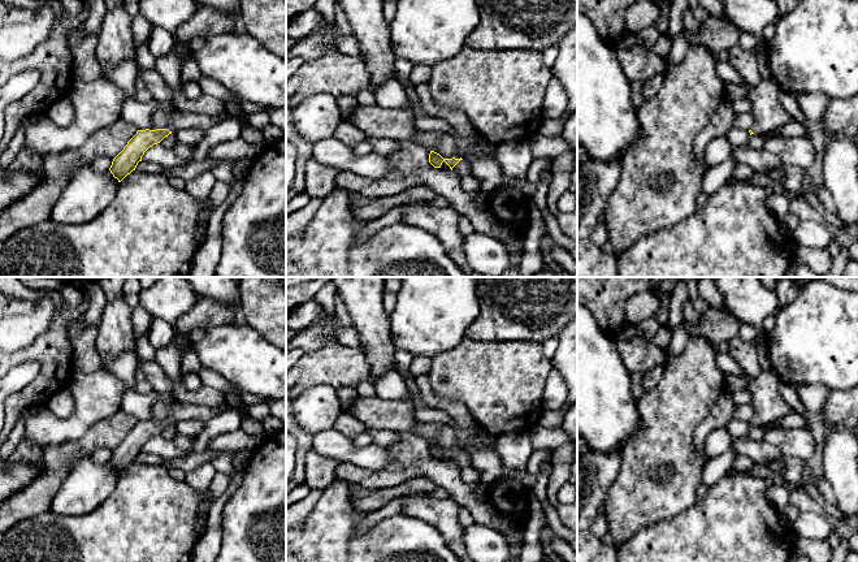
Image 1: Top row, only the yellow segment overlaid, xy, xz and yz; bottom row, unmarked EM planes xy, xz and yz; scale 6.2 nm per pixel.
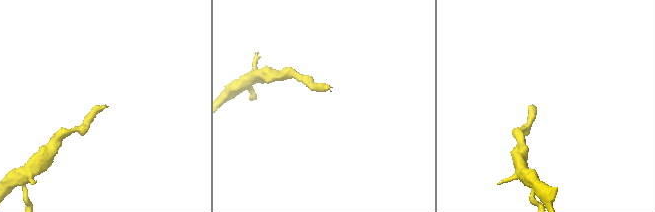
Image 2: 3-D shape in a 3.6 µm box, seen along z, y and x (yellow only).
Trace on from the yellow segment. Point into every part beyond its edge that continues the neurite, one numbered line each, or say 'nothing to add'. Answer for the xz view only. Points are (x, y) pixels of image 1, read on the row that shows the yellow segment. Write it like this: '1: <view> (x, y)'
1: xz (463, 169)

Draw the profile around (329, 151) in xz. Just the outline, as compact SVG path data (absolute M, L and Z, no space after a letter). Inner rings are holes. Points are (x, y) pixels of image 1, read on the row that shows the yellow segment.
M334 138L317 140L313 144L313 159L339 172L348 170L373 181L387 177L391 169L387 156L376 151L356 156L354 148Z

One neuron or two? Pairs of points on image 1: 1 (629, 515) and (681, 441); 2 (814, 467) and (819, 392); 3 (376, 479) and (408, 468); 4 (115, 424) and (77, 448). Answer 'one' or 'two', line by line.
1: one
2: one
3: one
4: one

